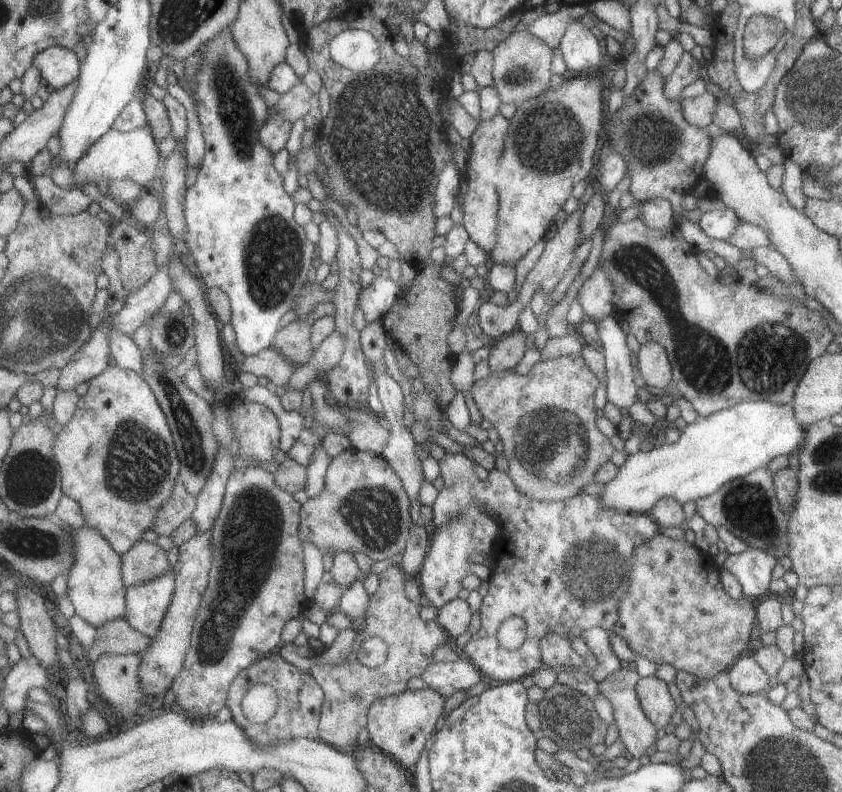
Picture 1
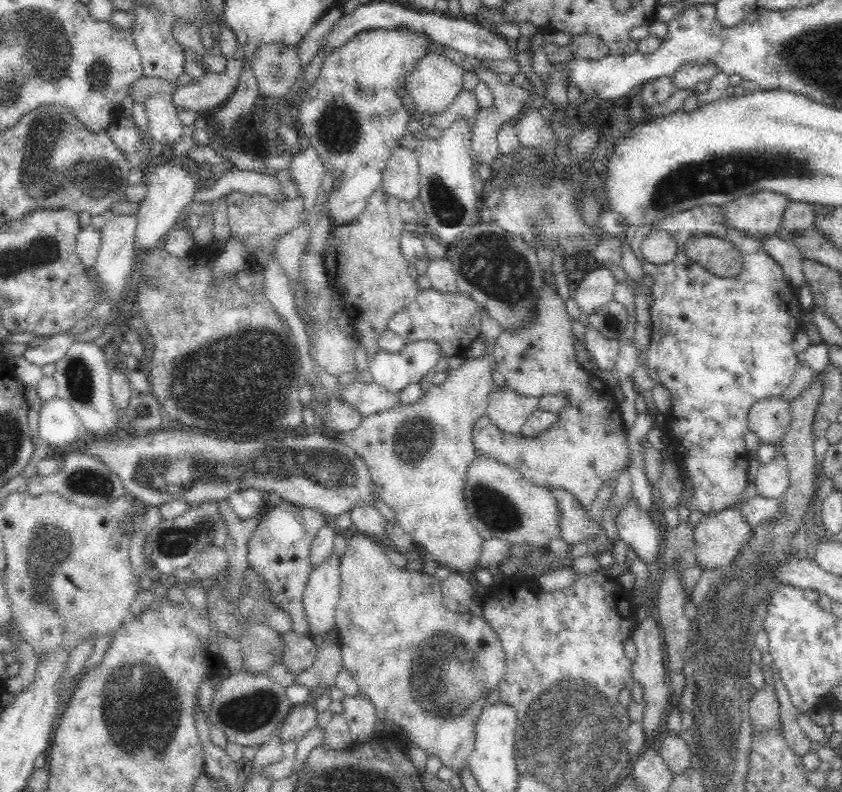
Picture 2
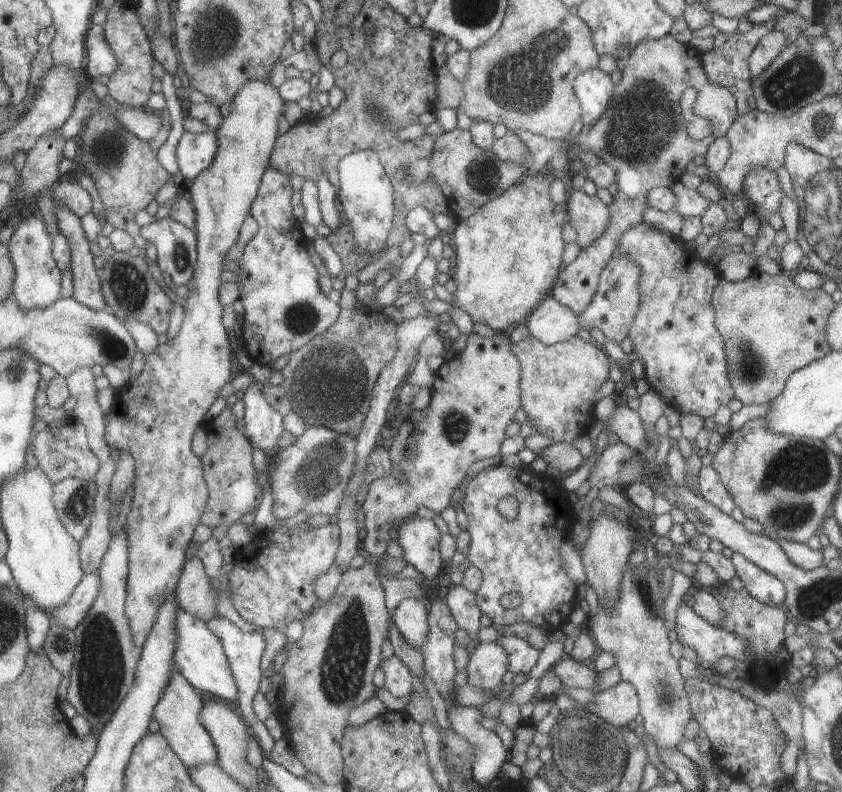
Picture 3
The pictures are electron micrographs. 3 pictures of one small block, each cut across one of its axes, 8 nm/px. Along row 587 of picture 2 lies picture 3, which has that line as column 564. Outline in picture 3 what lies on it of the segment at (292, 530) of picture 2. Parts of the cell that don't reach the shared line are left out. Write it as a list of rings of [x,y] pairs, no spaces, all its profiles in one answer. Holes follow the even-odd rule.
[[[670,34],[659,40],[642,40],[631,51],[628,59],[624,60],[626,66],[622,68],[622,80],[615,85],[609,106],[602,117],[594,125],[584,125],[582,132],[566,143],[572,156],[586,156],[592,161],[603,162],[614,168],[615,182],[619,185],[618,194],[607,206],[609,224],[606,226],[605,232],[588,247],[582,247],[580,254],[576,256],[576,260],[570,262],[568,266],[562,266],[553,288],[549,291],[549,296],[553,297],[562,306],[572,310],[576,315],[582,312],[592,301],[601,273],[616,253],[622,234],[632,225],[643,222],[643,213],[649,208],[646,203],[648,192],[655,187],[669,187],[670,184],[680,180],[681,175],[686,171],[687,166],[692,164],[694,158],[703,156],[712,142],[718,139],[718,136],[724,137],[738,116],[737,103],[731,91],[727,87],[716,85],[708,80],[700,57],[701,52],[689,45],[677,42]],[[688,88],[698,90],[700,117],[706,116],[706,119],[708,118],[708,121],[710,120],[714,126],[712,134],[699,140],[693,140],[688,136],[681,120],[679,100],[684,90]]]

